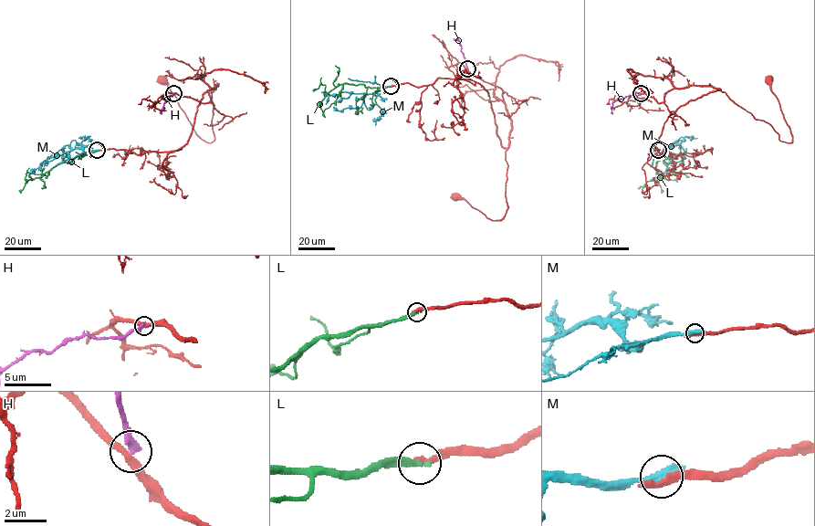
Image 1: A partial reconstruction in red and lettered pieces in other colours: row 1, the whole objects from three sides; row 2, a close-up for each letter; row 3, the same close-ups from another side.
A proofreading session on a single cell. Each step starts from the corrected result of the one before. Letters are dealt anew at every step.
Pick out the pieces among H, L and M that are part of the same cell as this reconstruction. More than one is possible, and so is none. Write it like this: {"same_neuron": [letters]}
{"same_neuron": []}

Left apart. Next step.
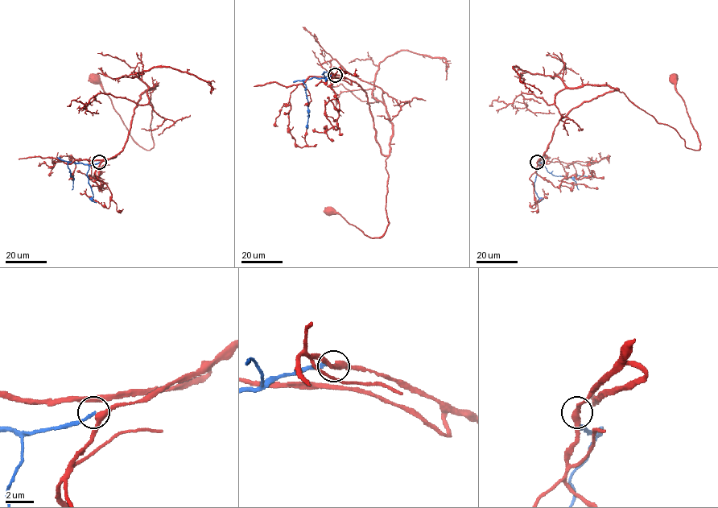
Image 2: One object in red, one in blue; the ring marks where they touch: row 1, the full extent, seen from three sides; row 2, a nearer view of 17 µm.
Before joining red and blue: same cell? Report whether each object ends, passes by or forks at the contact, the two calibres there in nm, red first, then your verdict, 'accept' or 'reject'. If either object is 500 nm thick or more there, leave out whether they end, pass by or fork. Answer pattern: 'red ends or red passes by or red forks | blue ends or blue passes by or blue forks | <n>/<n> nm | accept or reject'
red passes by | blue ends | 380/220 nm | reject

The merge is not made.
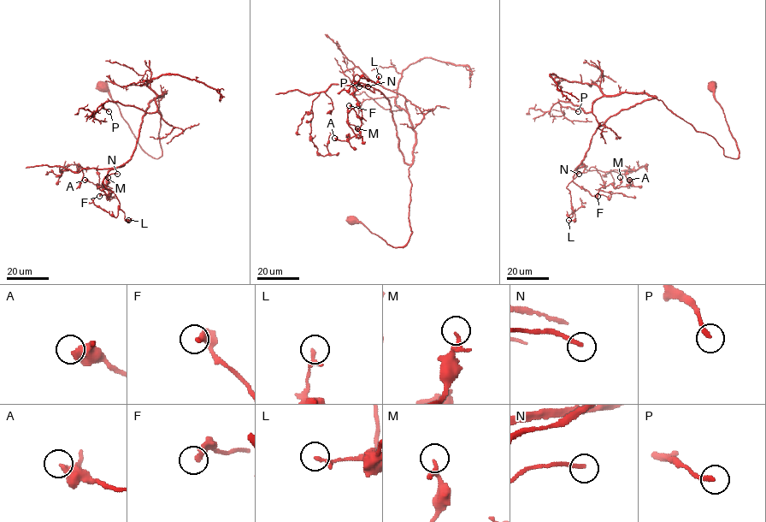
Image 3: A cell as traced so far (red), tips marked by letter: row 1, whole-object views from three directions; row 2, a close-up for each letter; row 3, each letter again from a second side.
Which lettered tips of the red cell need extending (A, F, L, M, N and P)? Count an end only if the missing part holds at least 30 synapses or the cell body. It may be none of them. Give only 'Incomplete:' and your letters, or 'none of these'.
Incomplete: N

